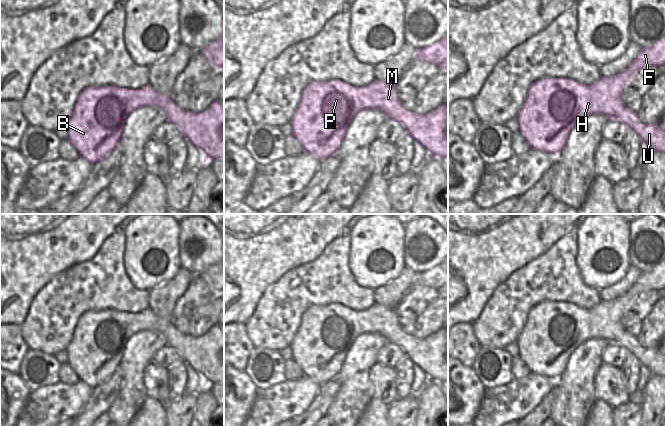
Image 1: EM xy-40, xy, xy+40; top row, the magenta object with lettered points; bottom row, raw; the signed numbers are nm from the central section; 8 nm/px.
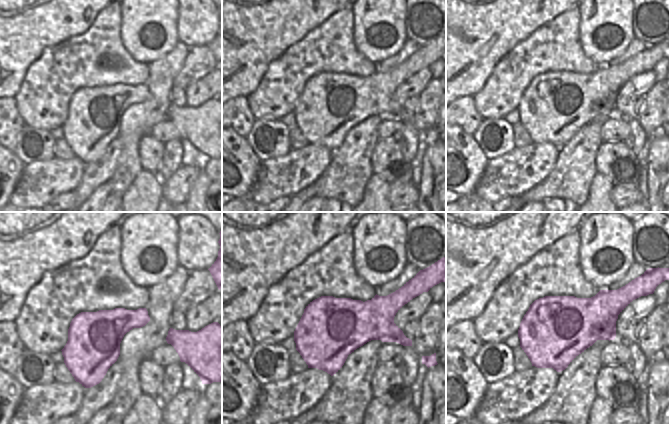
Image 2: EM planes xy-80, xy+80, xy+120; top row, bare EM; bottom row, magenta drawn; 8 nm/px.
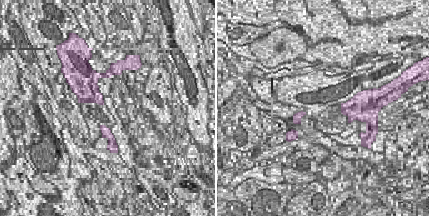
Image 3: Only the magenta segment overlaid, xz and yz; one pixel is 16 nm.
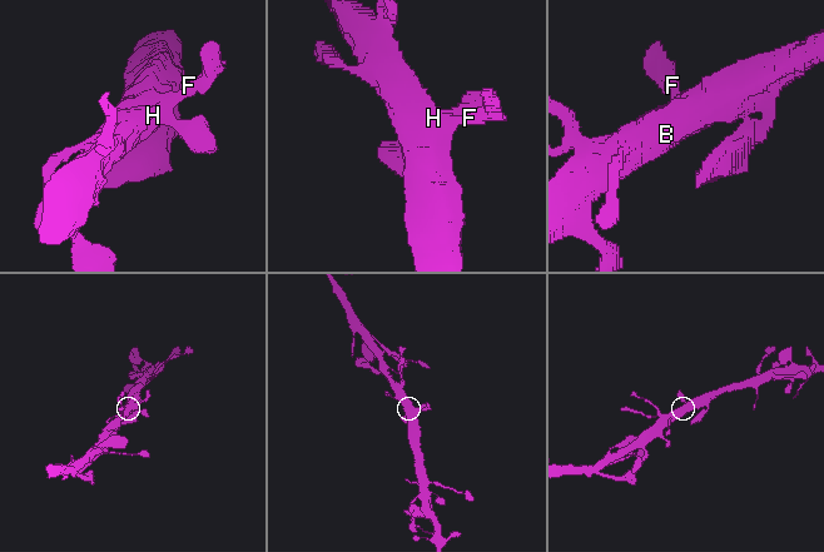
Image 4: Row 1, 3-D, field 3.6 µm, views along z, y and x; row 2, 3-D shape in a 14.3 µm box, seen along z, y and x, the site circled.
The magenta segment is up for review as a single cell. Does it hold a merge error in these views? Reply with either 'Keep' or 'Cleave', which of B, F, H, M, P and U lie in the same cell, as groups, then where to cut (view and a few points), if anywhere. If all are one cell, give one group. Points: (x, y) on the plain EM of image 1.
Keep. Groups: B F H M P U. No split

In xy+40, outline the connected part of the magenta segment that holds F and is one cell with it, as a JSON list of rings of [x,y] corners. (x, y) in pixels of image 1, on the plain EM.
[[[665,258],[654,268],[642,272],[632,287],[619,298],[600,303],[589,309],[569,302],[541,302],[530,309],[526,323],[516,341],[518,356],[528,367],[530,374],[539,374],[551,380],[560,378],[570,355],[584,342],[601,338],[608,344],[623,346],[645,366],[652,376],[665,376],[665,356],[658,348],[645,348],[638,338],[629,334],[622,325],[624,311],[643,293],[649,290],[665,290]]]

